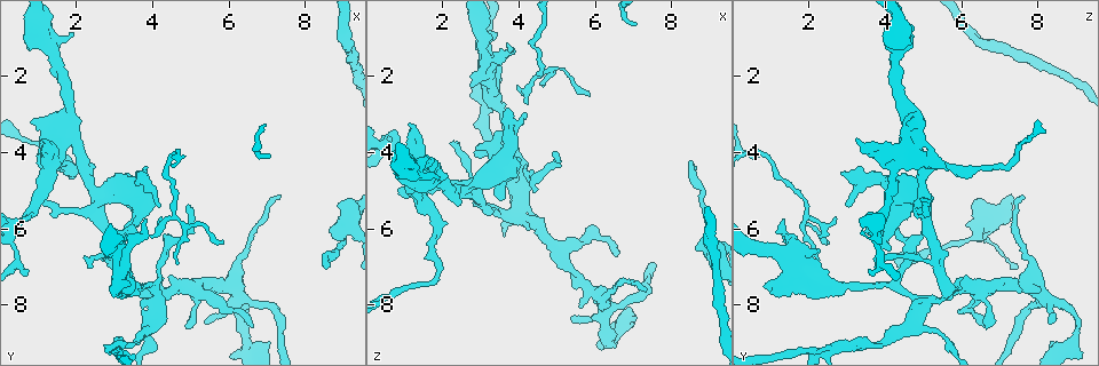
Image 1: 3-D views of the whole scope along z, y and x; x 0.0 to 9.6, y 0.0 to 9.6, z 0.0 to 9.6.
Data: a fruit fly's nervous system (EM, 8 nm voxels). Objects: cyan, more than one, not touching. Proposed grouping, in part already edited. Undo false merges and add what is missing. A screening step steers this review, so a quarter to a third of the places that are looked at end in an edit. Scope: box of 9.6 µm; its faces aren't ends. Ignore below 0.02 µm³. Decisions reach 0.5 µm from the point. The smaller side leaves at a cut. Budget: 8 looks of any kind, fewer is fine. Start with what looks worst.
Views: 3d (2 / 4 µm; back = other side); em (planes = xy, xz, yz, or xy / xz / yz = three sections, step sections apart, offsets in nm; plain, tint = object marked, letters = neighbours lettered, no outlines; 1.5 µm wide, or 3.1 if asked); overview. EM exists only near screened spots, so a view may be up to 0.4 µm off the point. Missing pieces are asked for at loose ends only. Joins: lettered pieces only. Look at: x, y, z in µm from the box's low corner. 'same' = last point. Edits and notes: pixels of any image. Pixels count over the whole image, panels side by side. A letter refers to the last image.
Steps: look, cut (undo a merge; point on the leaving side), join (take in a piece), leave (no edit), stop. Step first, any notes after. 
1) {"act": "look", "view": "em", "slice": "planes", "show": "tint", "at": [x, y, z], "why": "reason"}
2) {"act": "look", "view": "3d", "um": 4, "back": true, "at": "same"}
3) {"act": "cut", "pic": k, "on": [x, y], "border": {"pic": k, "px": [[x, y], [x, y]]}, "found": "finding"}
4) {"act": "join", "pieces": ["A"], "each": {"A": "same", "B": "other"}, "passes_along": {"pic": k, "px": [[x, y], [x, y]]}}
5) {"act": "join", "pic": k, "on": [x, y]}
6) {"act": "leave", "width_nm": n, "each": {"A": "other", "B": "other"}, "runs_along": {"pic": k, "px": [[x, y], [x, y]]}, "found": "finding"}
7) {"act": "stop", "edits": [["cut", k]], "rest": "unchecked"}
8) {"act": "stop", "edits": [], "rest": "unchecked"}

{"act": "look", "view": "em", "slice": "planes", "show": "tint", "at": [6.10, 7.45, 7.70], "why": "abrupt turn"}

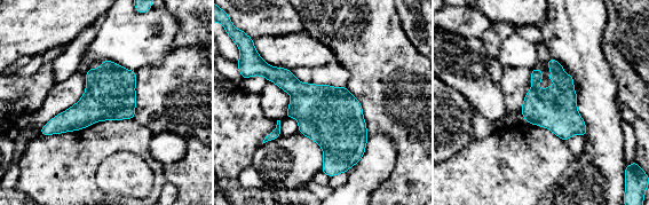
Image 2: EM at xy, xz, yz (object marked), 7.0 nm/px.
{"act": "look", "view": "em", "slice": "planes", "show": "letters", "at": "same"}

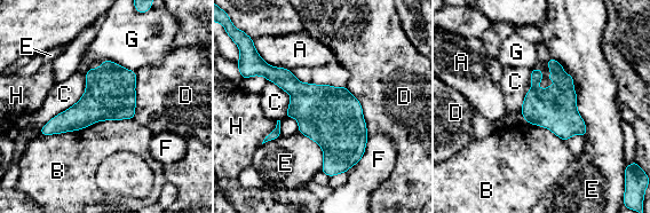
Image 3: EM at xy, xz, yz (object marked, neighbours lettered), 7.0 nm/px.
{"act": "leave", "width_nm": 300, "longest_contact_nm": ["B", 650], "each": {"A": "other", "B": "other", "C": "other", "D": "other", "E": "other", "F": "other", "G": "other", "H": "other"}, "found": "one neuron here"}

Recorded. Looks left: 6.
{"act": "look", "view": "3d", "um": 4, "at": [8.50, 6.70, 4.20], "why": "long arm stops here"}

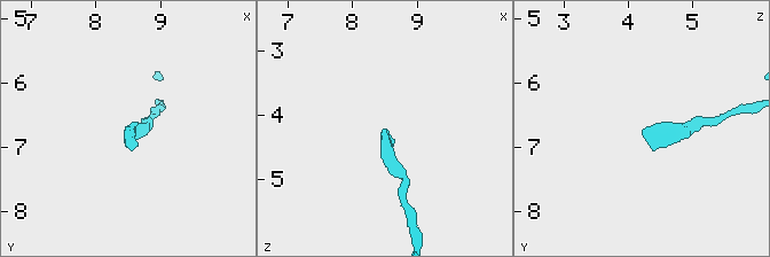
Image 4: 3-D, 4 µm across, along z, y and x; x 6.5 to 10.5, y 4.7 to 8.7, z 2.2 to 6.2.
{"act": "look", "view": "em", "slice": "planes", "show": "letters", "at": [8.45, 6.70, 4.25]}

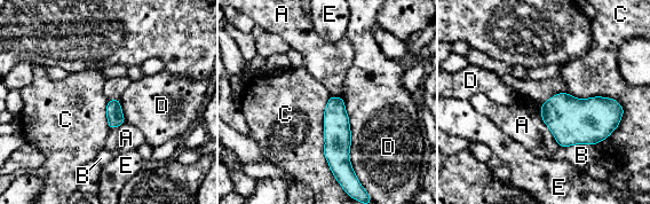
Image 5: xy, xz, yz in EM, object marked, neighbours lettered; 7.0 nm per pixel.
{"act": "leave", "width_nm": 110, "each": {"A": "other", "B": "other", "C": "other", "D": "other", "E": "other"}, "border": {"pic": 5, "px": [[565, 92], [612, 97], [618, 126]]}, "found": "no lettered piece goes on from it"}

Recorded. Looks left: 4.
{"act": "look", "view": "3d", "um": 2, "at": [6.55, 9.10, 8.85], "why": "thick turns thin"}

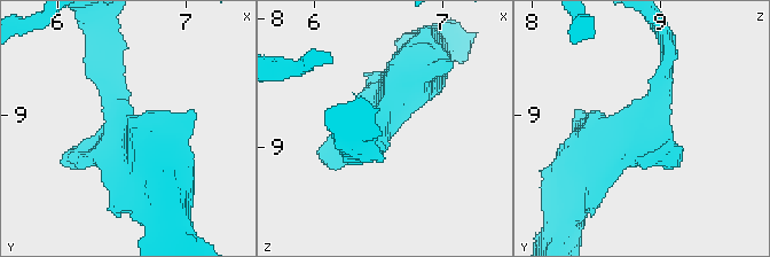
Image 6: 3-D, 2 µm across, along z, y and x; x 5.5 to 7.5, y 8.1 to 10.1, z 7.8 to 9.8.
{"act": "look", "view": "em", "slice": "planes", "show": "letters", "at": [6.50, 9.16, 8.80], "why": "shape alone is not enough"}

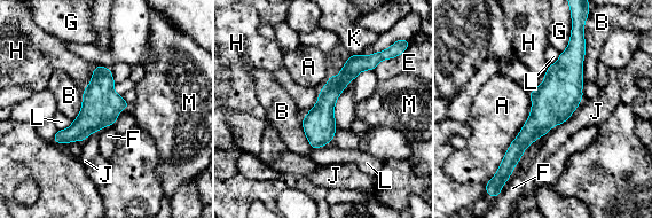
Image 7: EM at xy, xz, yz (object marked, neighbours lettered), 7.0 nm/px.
{"act": "leave", "each": {"A": "other", "B": "other", "E": "other", "F": "other", "G": "other", "H": "other", "J": "other", "K": "other", "L": "other", "M": "other"}, "border": {"pic": 7, "px": [[529, 93], [529, 116], [496, 173]]}, "found": "all the same neuron"}

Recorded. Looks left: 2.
{"act": "look", "view": "em", "slice": "planes", "show": "letters", "at": [3.40, 6.15, 3.40]}

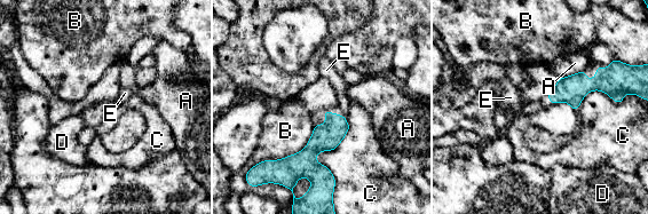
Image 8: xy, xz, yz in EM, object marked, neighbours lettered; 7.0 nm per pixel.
{"act": "leave", "each": {"A": "other", "B": "other", "C": "other", "D": "other", "E": "other"}, "runs_along": {"pic": 8, "px": [[342, 119], [299, 163], [283, 163]]}, "found": "none of them fits"}

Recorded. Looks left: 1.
{"act": "stop", "edits": [], "rest": "unchecked"}

